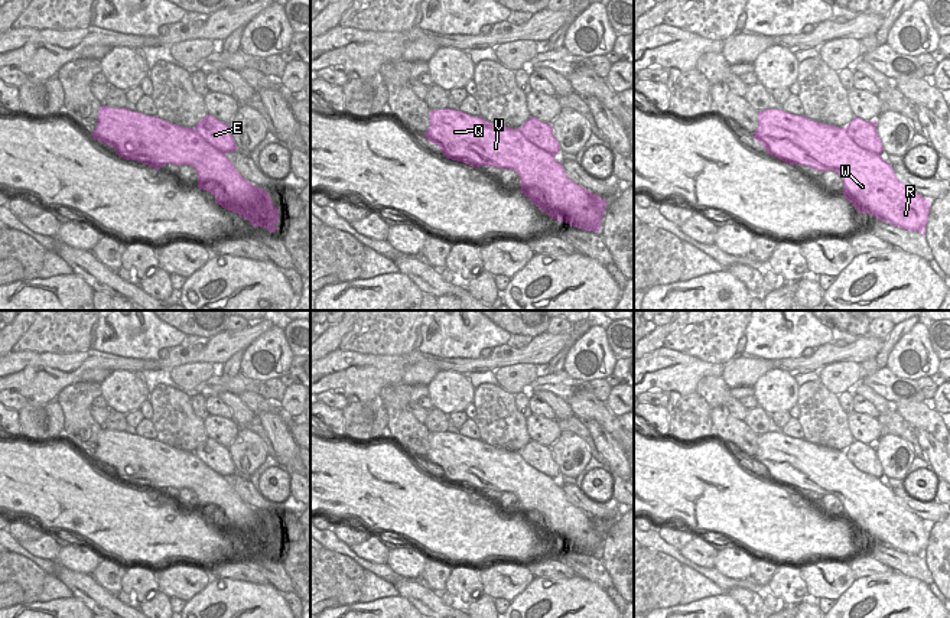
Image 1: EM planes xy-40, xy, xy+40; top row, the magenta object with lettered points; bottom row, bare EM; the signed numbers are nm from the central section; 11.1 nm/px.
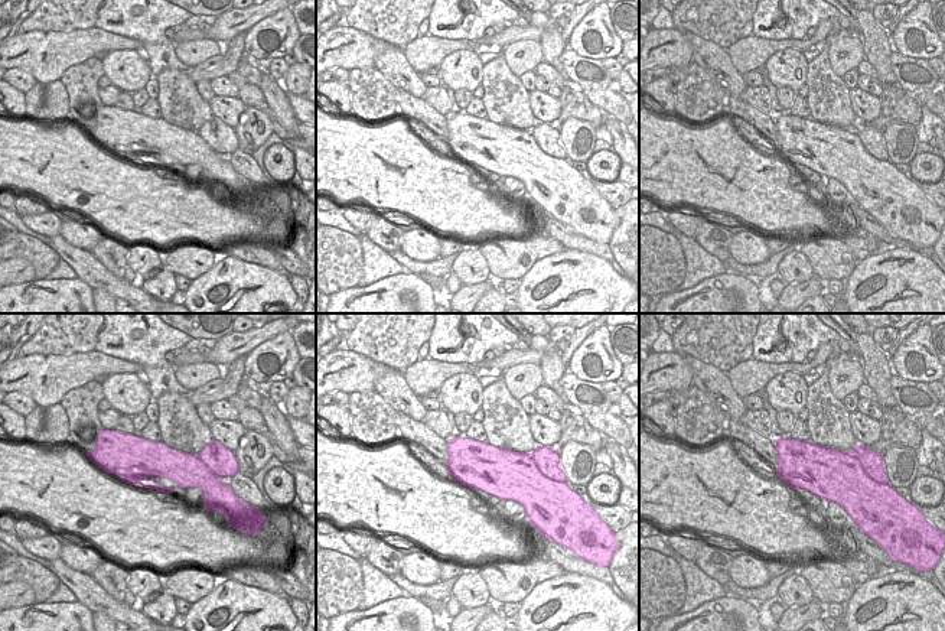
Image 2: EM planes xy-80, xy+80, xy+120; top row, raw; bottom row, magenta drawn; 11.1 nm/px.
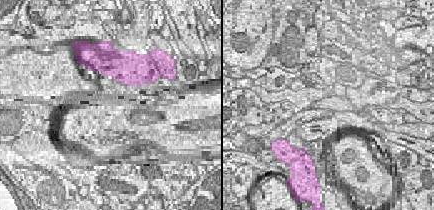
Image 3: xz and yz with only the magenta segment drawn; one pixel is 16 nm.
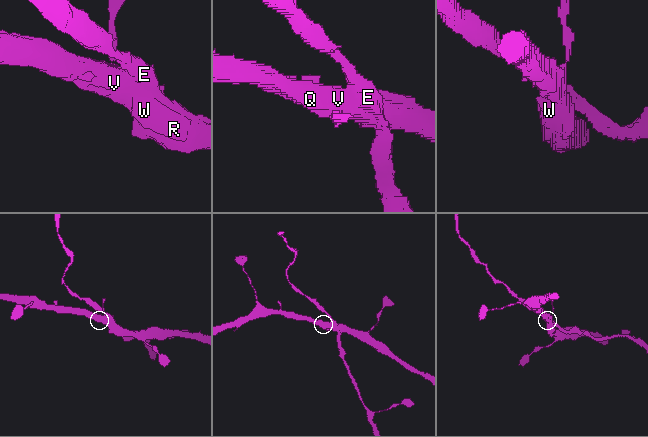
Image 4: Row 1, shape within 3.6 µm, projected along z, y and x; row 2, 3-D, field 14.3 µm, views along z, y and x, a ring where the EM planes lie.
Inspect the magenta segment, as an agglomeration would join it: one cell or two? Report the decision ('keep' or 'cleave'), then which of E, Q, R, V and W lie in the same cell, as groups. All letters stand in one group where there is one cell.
cleave; E / Q R V W

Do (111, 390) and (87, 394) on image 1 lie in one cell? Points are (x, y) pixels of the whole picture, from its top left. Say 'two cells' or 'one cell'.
two cells

